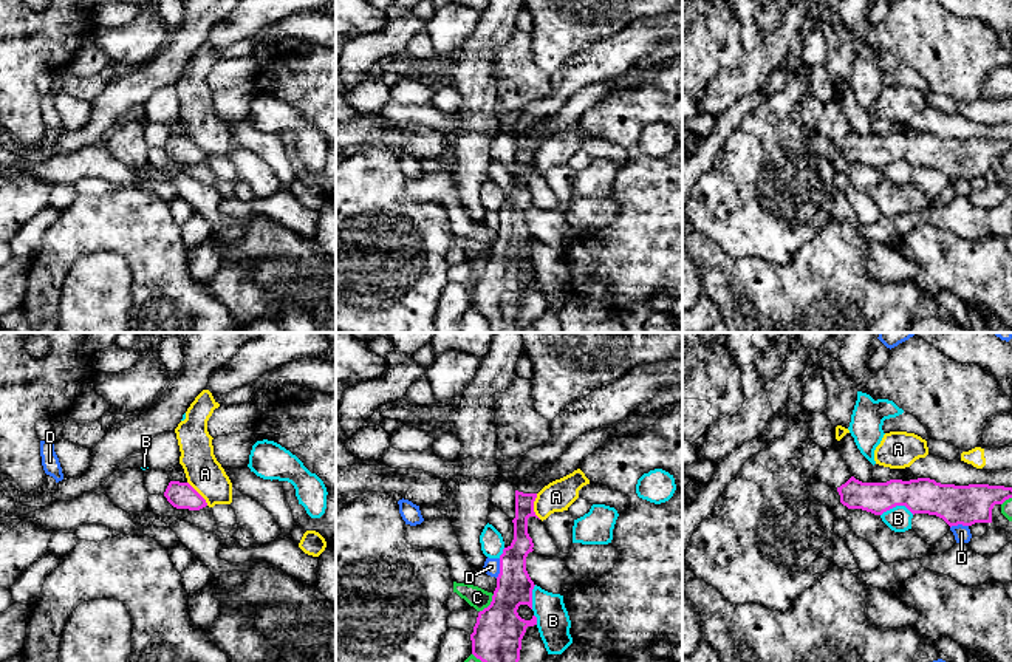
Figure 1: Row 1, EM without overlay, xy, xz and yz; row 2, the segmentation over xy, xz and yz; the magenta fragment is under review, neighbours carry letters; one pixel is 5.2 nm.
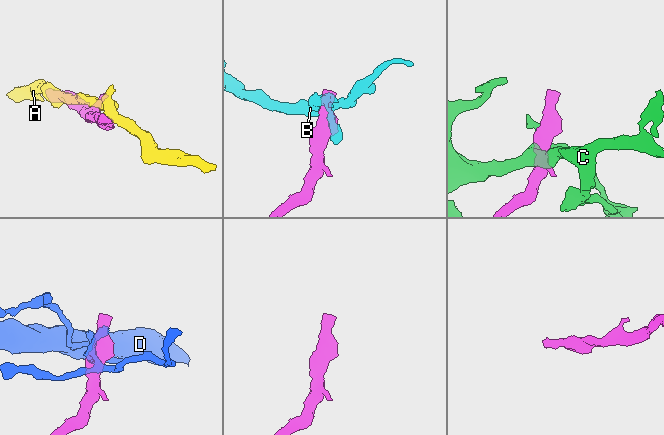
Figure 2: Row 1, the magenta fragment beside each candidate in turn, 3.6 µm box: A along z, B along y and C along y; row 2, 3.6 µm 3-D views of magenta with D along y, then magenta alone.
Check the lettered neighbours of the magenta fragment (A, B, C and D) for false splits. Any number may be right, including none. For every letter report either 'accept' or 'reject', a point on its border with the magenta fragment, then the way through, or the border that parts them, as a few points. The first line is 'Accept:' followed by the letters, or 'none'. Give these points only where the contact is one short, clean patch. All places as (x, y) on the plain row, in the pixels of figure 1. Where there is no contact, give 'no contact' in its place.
Accept: none
A: reject; meets magenta in xz at (533, 160); border along xz (536, 147), (534, 166), (540, 172)
B: reject; meets magenta in yz at (896, 158)
C: reject; meets magenta in xz at (491, 257)
D: reject; meets magenta in xz at (500, 221)

